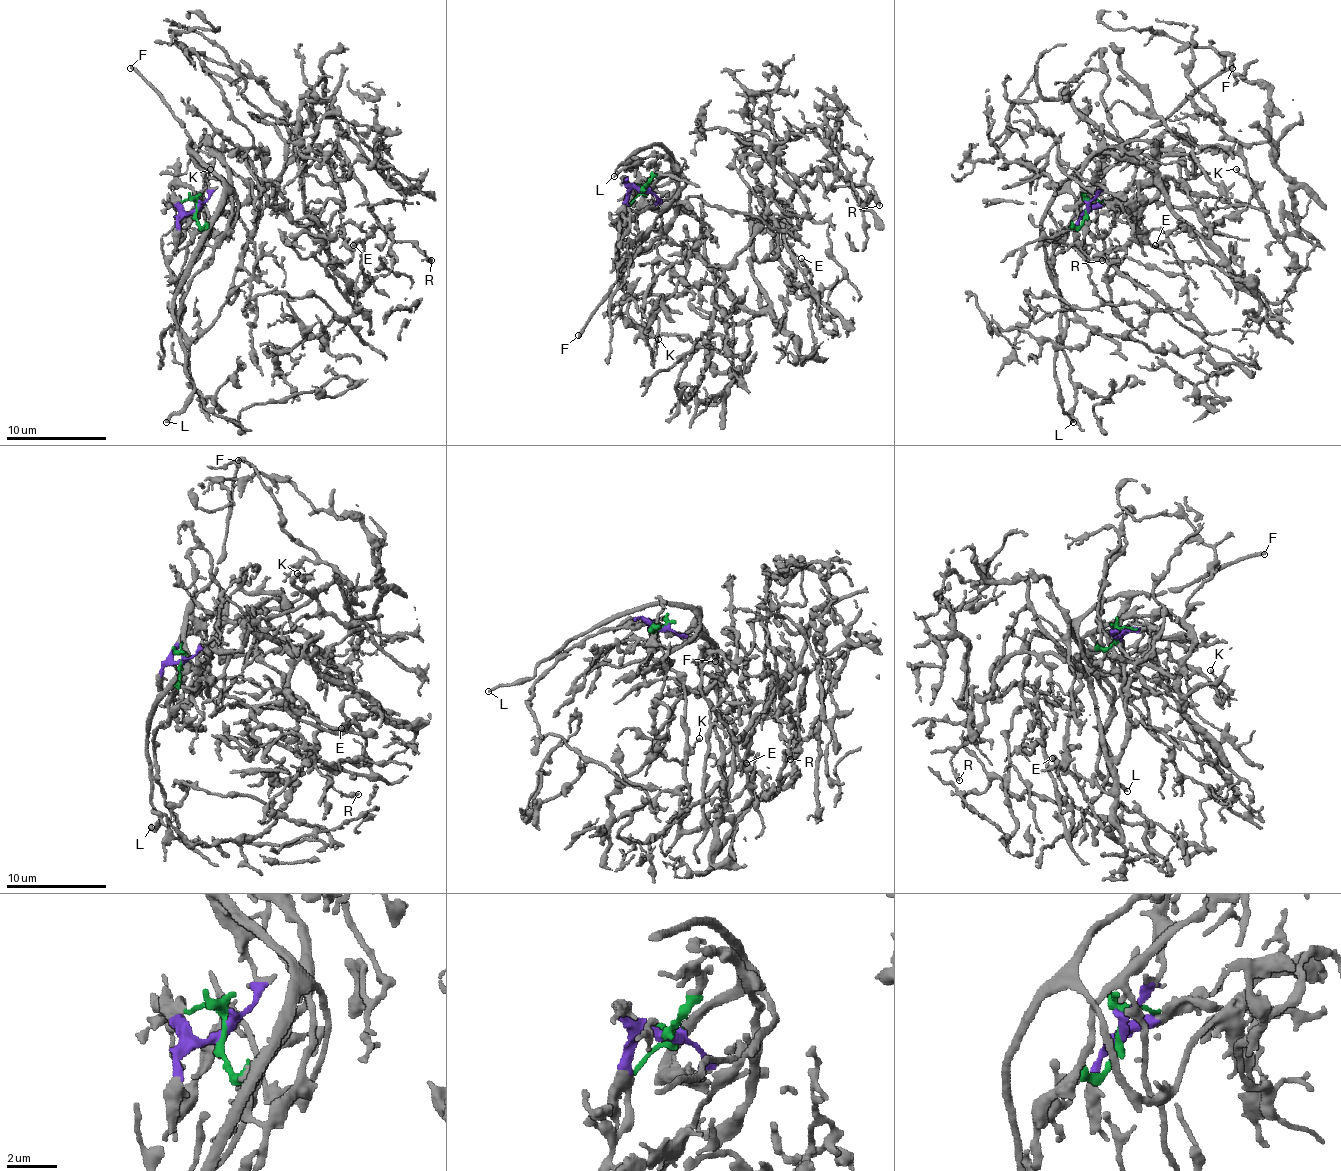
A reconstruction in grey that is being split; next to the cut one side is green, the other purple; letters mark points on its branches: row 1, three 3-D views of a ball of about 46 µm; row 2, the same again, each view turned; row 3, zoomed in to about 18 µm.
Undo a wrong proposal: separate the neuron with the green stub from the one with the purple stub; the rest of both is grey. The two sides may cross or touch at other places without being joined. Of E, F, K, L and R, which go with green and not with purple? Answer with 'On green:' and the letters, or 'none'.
On green: E, K, R

